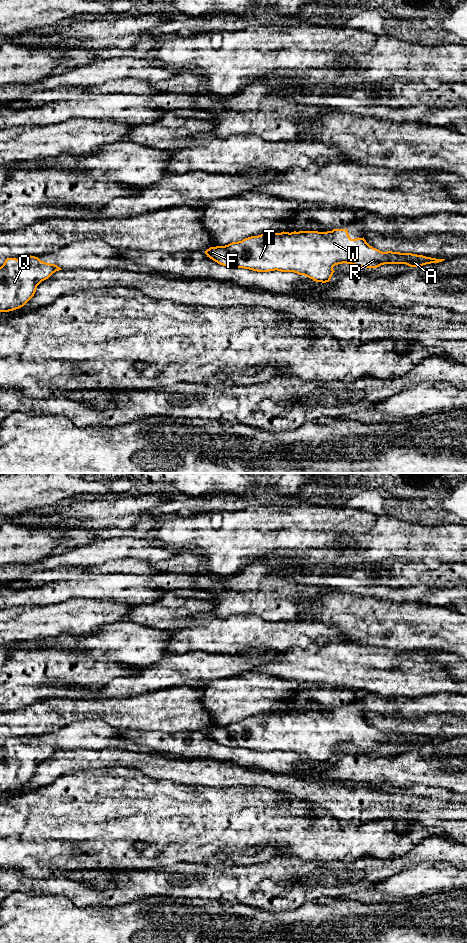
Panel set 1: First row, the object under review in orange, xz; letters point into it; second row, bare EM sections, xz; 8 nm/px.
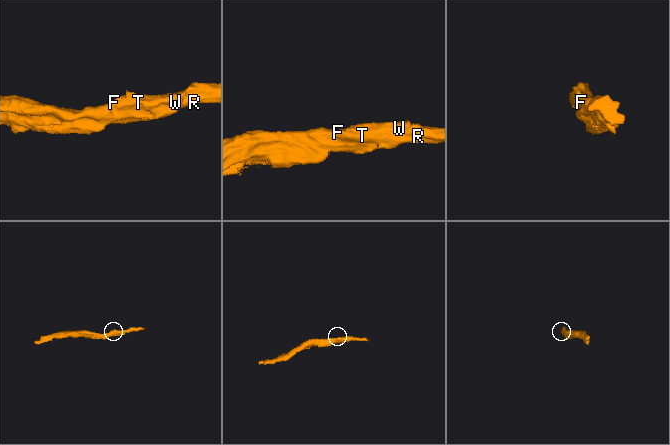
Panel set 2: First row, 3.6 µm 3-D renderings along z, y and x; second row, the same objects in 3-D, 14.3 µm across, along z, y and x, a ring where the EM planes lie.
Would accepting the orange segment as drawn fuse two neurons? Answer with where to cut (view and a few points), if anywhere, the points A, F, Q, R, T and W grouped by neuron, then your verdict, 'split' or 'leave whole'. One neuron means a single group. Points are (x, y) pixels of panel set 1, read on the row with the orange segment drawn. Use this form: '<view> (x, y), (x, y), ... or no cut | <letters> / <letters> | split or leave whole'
no cut | A F Q R T W | leave whole

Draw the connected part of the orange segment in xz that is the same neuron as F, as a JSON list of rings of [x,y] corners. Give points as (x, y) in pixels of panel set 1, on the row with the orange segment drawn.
[[[347,229],[263,233],[225,246],[210,247],[205,254],[229,268],[294,272],[322,283],[329,282],[335,272],[333,267],[343,263],[373,269],[384,264],[420,268],[445,260],[412,253],[382,252],[370,246],[364,237],[351,239]]]

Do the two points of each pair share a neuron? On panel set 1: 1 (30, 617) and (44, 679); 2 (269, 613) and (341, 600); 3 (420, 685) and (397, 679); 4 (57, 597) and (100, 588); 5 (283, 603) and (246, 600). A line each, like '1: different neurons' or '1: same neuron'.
1: different neurons
2: different neurons
3: same neuron
4: same neuron
5: same neuron

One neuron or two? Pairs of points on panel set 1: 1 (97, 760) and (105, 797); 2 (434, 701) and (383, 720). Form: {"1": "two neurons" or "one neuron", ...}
{"1": "two neurons", "2": "two neurons"}

